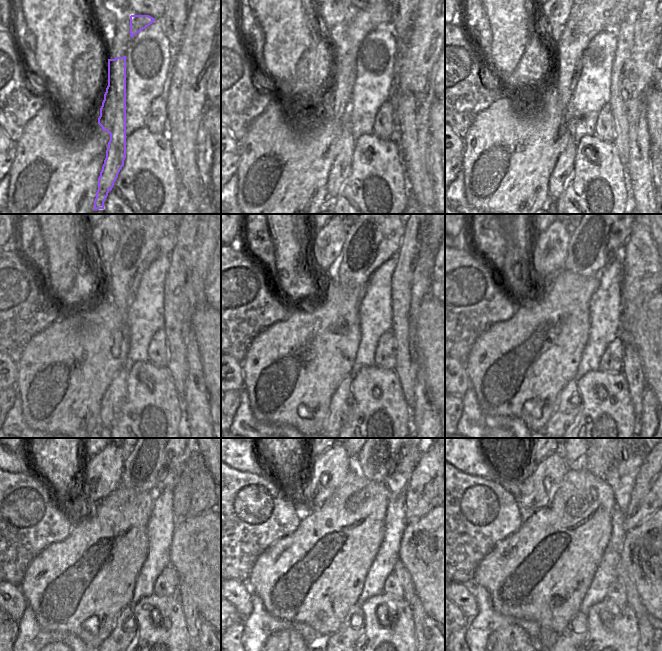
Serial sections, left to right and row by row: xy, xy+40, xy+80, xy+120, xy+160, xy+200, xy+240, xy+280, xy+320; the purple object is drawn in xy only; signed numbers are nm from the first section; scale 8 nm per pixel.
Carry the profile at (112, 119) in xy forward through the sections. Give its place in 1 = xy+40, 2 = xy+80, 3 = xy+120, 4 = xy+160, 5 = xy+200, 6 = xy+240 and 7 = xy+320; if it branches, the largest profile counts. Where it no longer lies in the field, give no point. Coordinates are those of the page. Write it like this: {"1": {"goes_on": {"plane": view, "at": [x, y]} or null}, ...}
{"1": {"goes_on": {"plane": "xy+40", "at": [348, 38]}}, "2": {"goes_on": {"plane": "xy+80", "at": [600, 13]}}, "3": {"goes_on": {"plane": "xy+120", "at": [153, 235]}}, "4": {"goes_on": {"plane": "xy+160", "at": [375, 236]}}, "5": {"goes_on": {"plane": "xy+200", "at": [600, 234]}}, "6": {"goes_on": {"plane": "xy+240", "at": [148, 458]}}, "7": {"goes_on": {"plane": "xy+320", "at": [599, 458]}}}

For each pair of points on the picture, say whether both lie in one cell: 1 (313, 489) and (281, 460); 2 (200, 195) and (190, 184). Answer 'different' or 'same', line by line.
1: different
2: same

